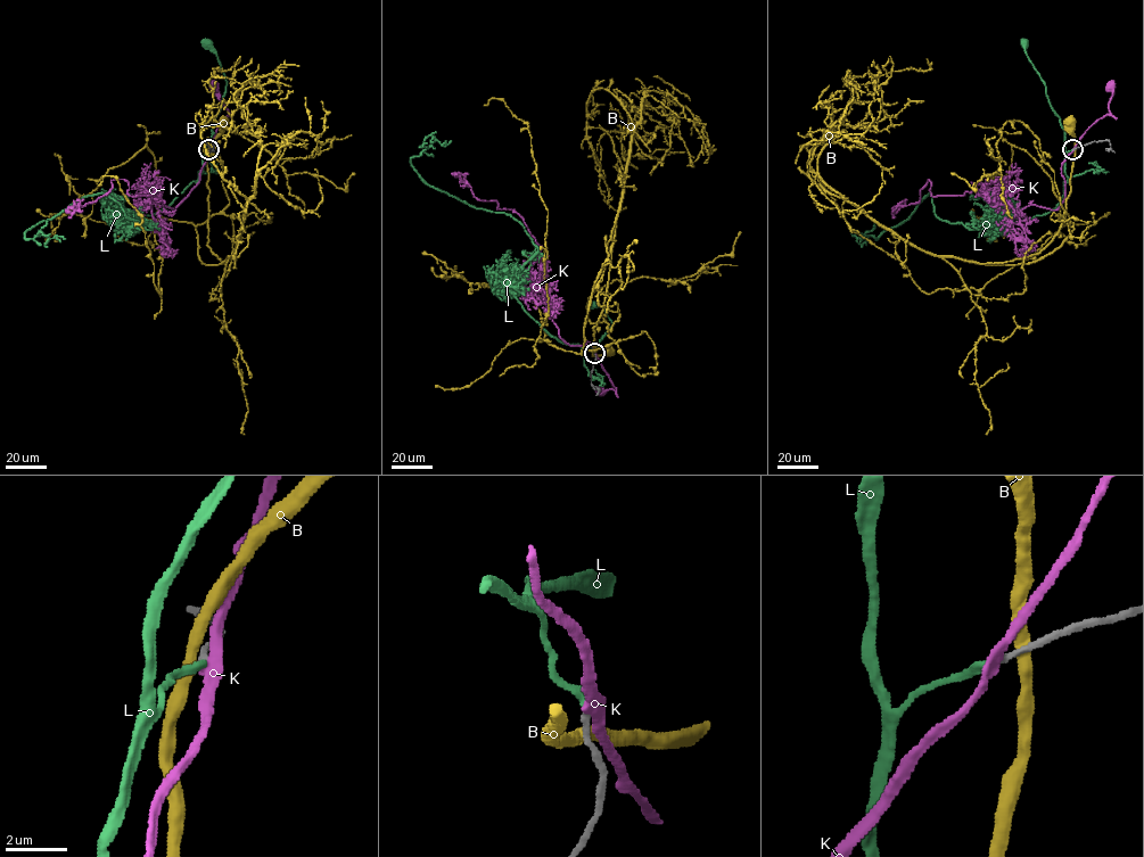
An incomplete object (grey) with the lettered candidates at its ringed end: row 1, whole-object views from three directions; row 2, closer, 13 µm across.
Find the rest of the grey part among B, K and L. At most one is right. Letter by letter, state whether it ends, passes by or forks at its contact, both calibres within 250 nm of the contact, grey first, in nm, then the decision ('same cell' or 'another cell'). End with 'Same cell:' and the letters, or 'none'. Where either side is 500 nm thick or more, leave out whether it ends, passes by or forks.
B: it passes by; 280 nm thick on the grey side, 400 nm on the other; another cell
K: it passes by; 220 nm thick on the grey side, 340 nm on the other; another cell
L: it ends there; 200 nm thick on the grey side, 240 nm on the other; same cell
Same cell: L

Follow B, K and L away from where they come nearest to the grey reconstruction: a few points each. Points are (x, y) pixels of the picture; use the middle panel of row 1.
B: (594, 355), (609, 351)
K: (594, 354), (616, 388), (598, 392)
L: (594, 354), (591, 346), (598, 345), (611, 322), (601, 306), (593, 305)

